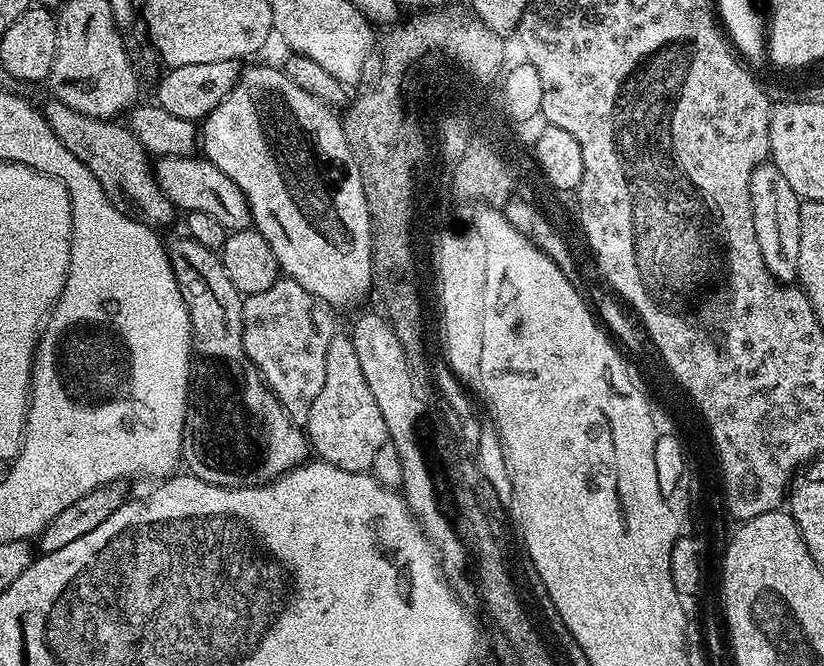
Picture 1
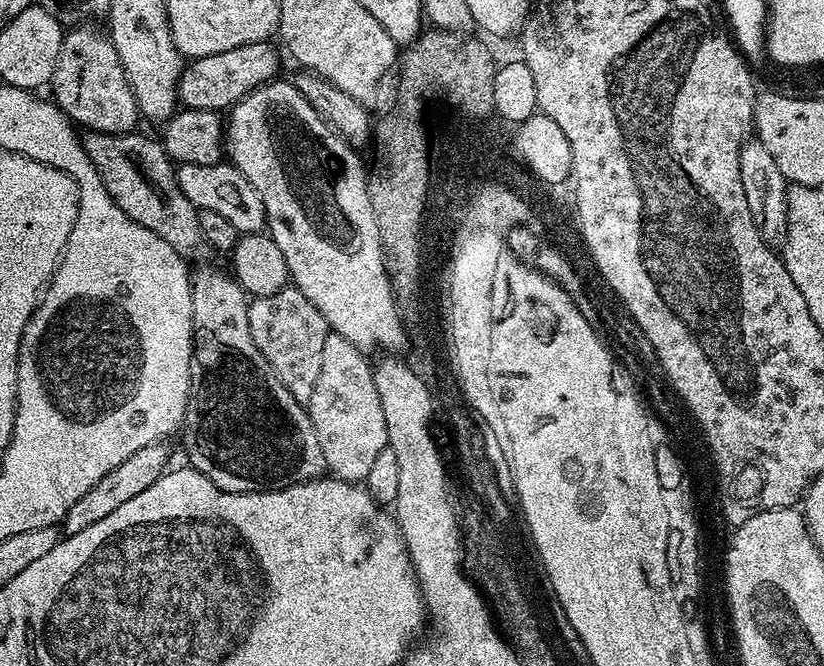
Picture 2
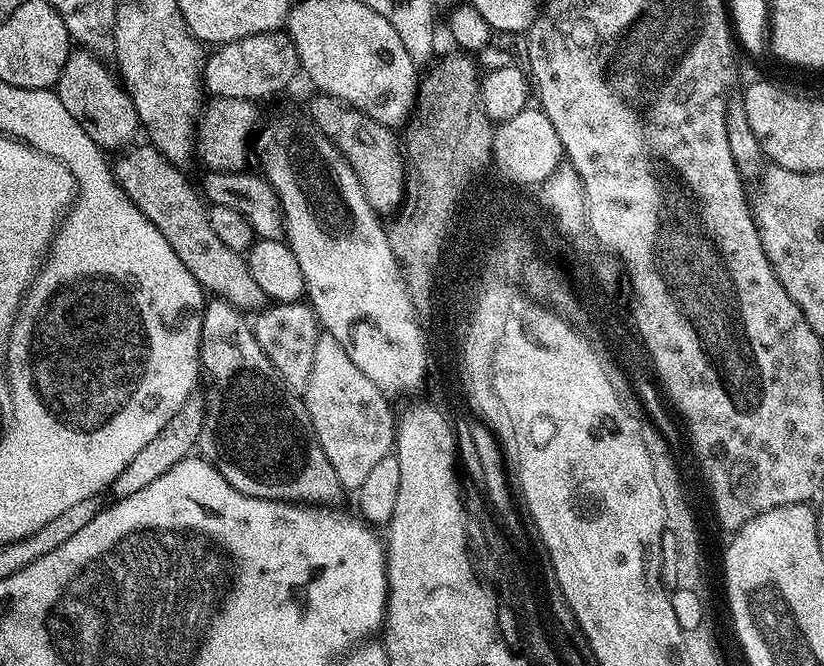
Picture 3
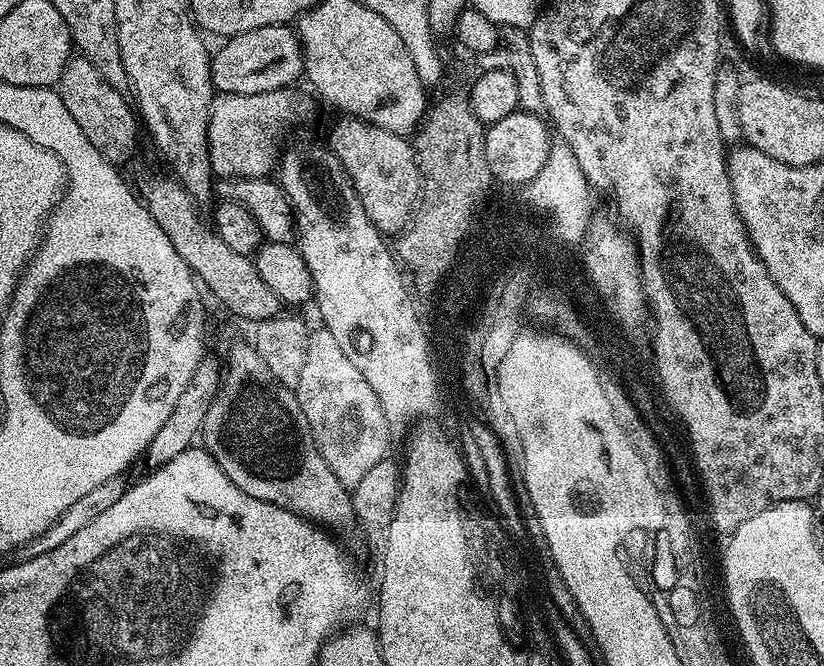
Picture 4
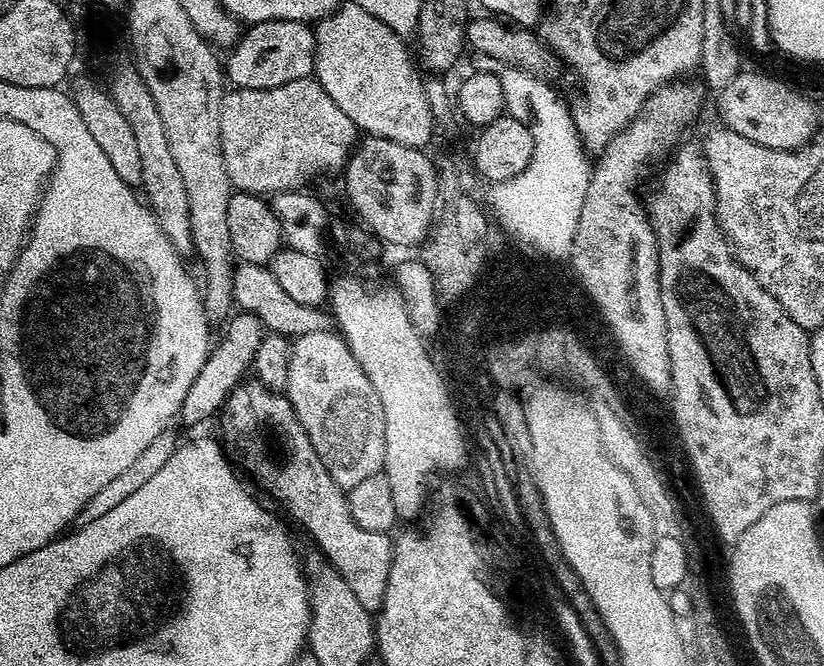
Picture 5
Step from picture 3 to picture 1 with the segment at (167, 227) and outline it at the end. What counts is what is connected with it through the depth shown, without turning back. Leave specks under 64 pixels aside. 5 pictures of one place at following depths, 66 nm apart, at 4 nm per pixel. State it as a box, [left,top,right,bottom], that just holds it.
[42,98,178,226]

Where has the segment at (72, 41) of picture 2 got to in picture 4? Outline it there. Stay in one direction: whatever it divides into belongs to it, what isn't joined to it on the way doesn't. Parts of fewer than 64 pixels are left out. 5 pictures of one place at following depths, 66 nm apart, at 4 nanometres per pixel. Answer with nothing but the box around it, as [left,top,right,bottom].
[58,58,138,166]

